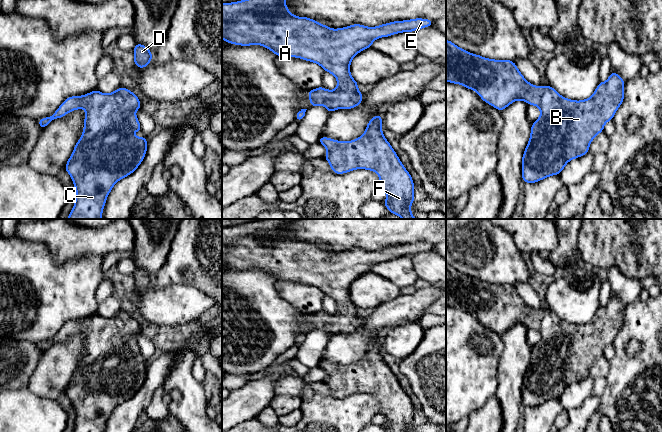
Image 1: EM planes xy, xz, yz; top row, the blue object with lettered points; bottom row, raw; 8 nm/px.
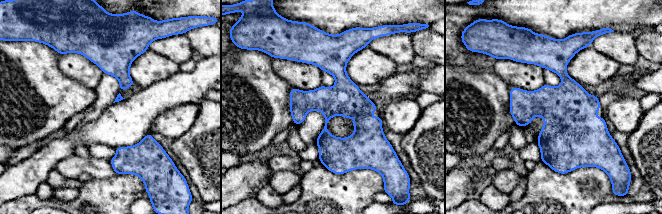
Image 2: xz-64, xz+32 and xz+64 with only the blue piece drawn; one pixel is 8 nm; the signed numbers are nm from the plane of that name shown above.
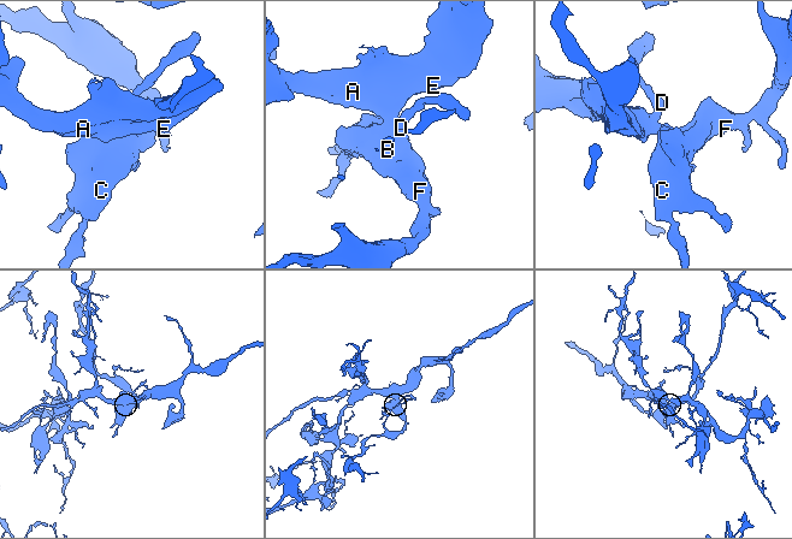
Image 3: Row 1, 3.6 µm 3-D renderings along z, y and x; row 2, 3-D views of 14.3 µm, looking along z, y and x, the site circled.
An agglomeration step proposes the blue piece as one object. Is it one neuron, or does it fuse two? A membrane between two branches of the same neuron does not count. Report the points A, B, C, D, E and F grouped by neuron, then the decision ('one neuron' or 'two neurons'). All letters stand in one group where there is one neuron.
A B C D E F | one neuron

